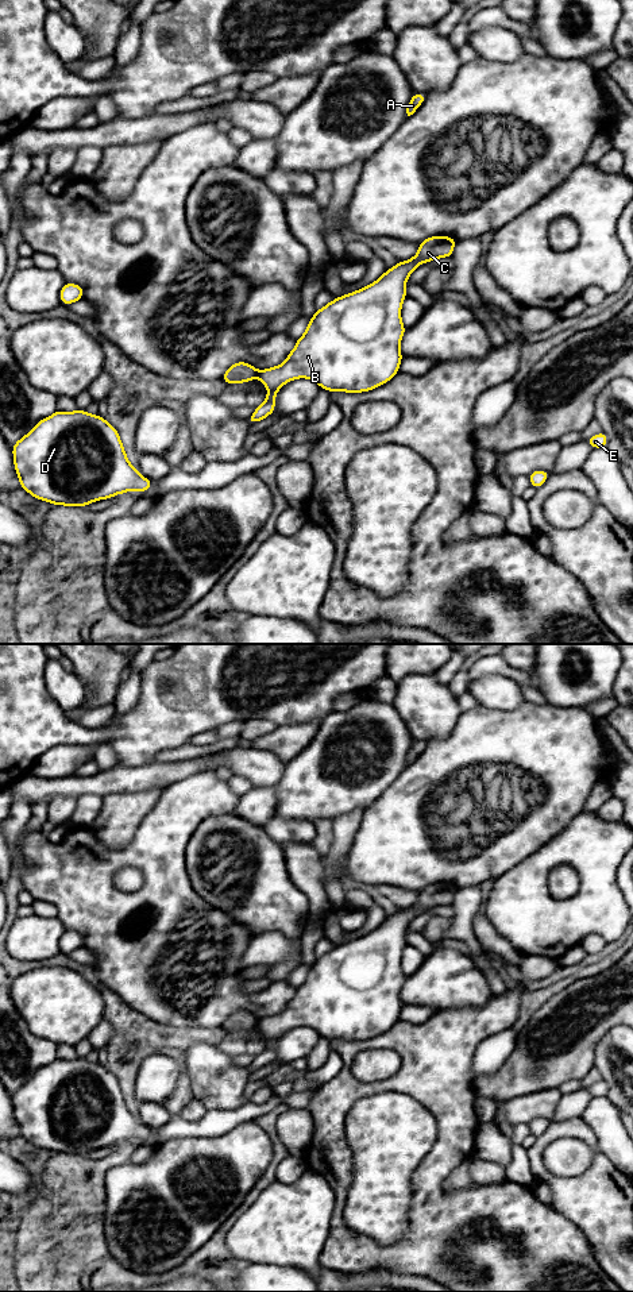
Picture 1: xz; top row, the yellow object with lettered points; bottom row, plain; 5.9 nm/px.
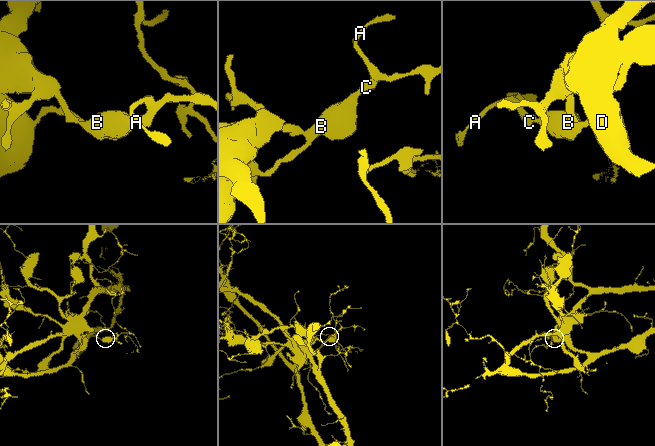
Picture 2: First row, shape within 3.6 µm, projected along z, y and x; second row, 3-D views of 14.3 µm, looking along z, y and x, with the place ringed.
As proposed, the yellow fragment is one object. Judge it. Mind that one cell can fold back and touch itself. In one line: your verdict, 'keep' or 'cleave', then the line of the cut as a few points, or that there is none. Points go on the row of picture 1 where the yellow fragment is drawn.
cleave; cut in xz along (257, 371), (258, 375)

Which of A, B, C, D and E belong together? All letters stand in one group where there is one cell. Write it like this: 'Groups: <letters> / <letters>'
Groups: A B C D / E

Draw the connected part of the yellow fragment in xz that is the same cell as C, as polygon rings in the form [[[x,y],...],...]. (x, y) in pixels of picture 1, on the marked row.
[[[452,236],[426,238],[412,259],[316,311],[285,362],[258,371],[269,394],[247,423],[252,425],[274,413],[278,390],[298,378],[309,378],[329,393],[364,393],[387,383],[400,373],[404,358],[400,344],[406,328],[401,308],[408,278],[422,263],[452,257],[455,244]]]

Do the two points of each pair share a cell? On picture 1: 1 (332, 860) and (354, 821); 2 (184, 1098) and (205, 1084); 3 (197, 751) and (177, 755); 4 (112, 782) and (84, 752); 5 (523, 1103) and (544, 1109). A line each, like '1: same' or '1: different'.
1: same
2: different
3: same
4: different
5: same

